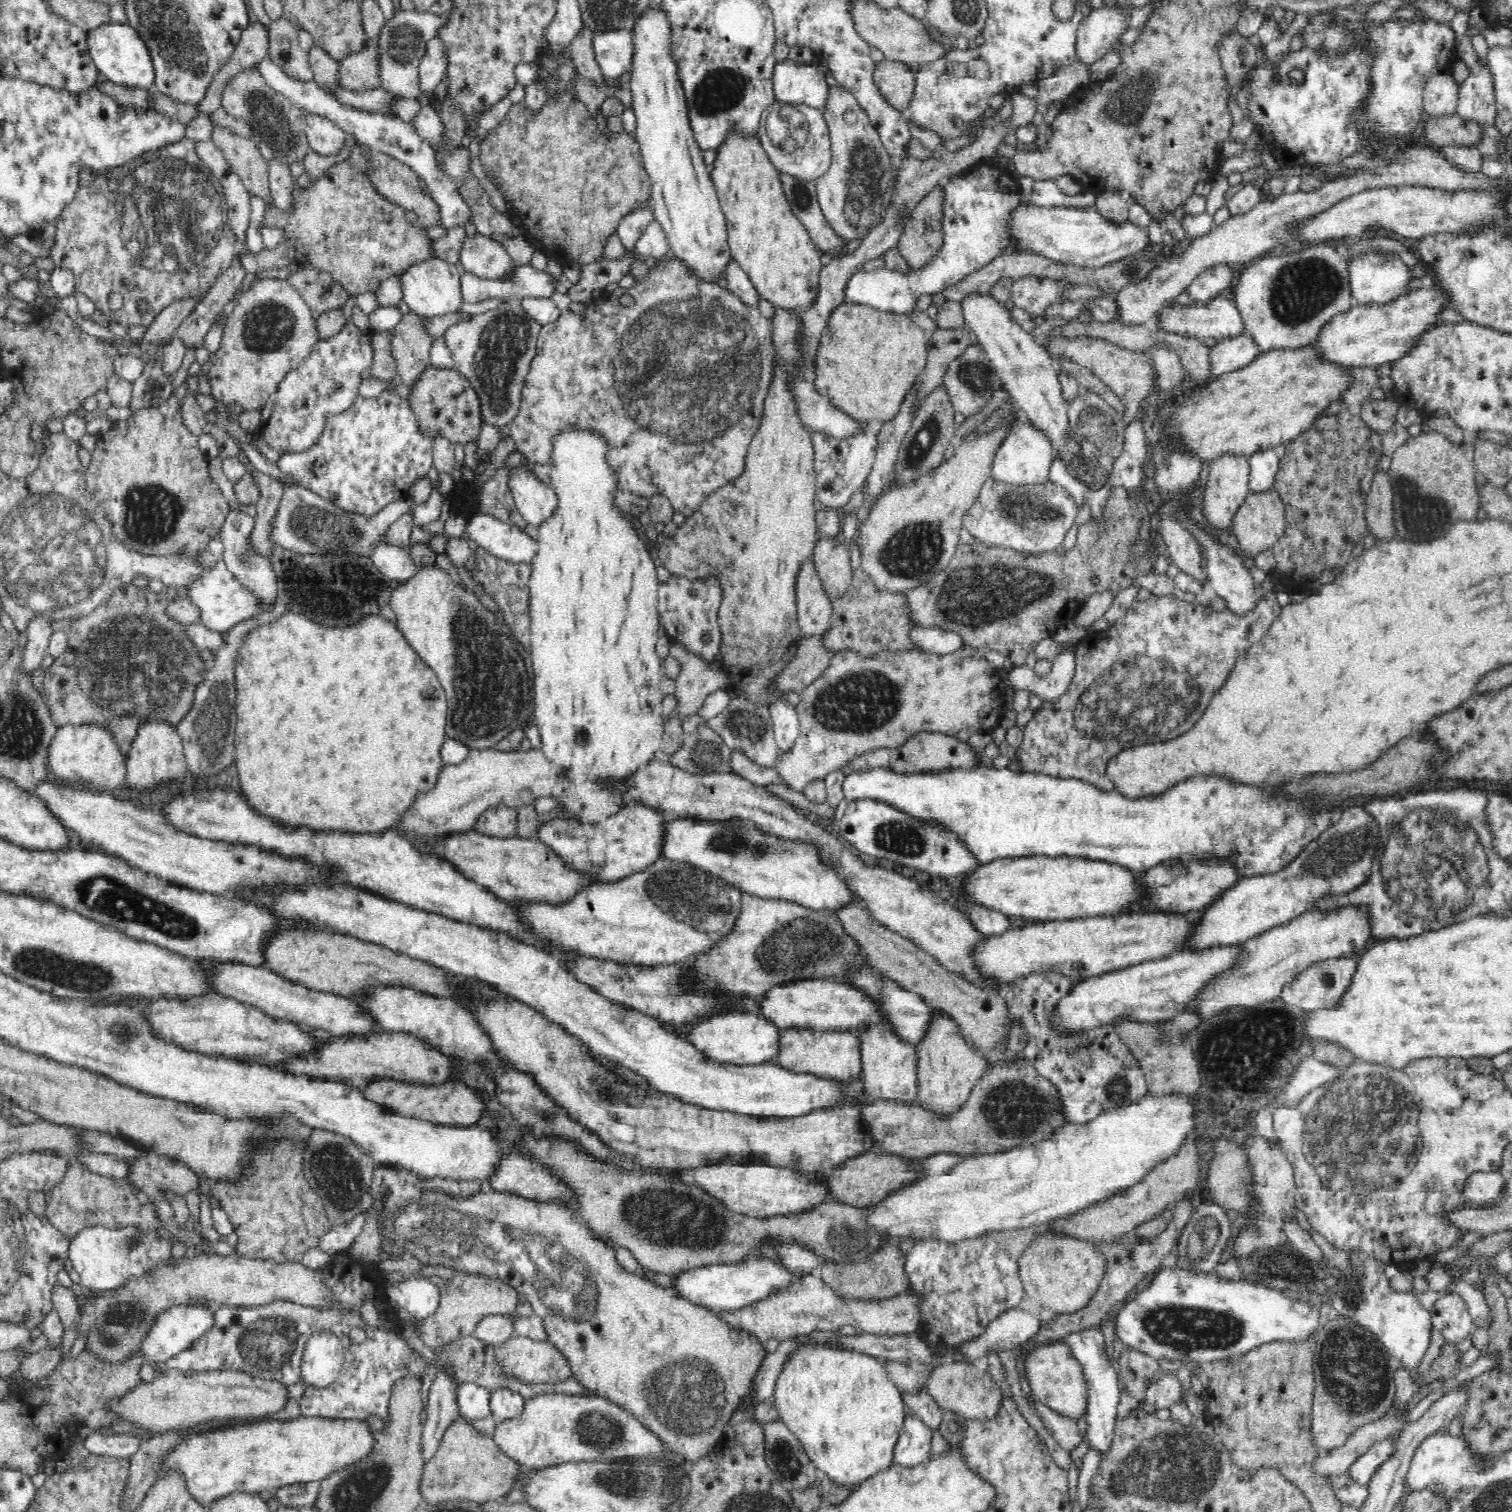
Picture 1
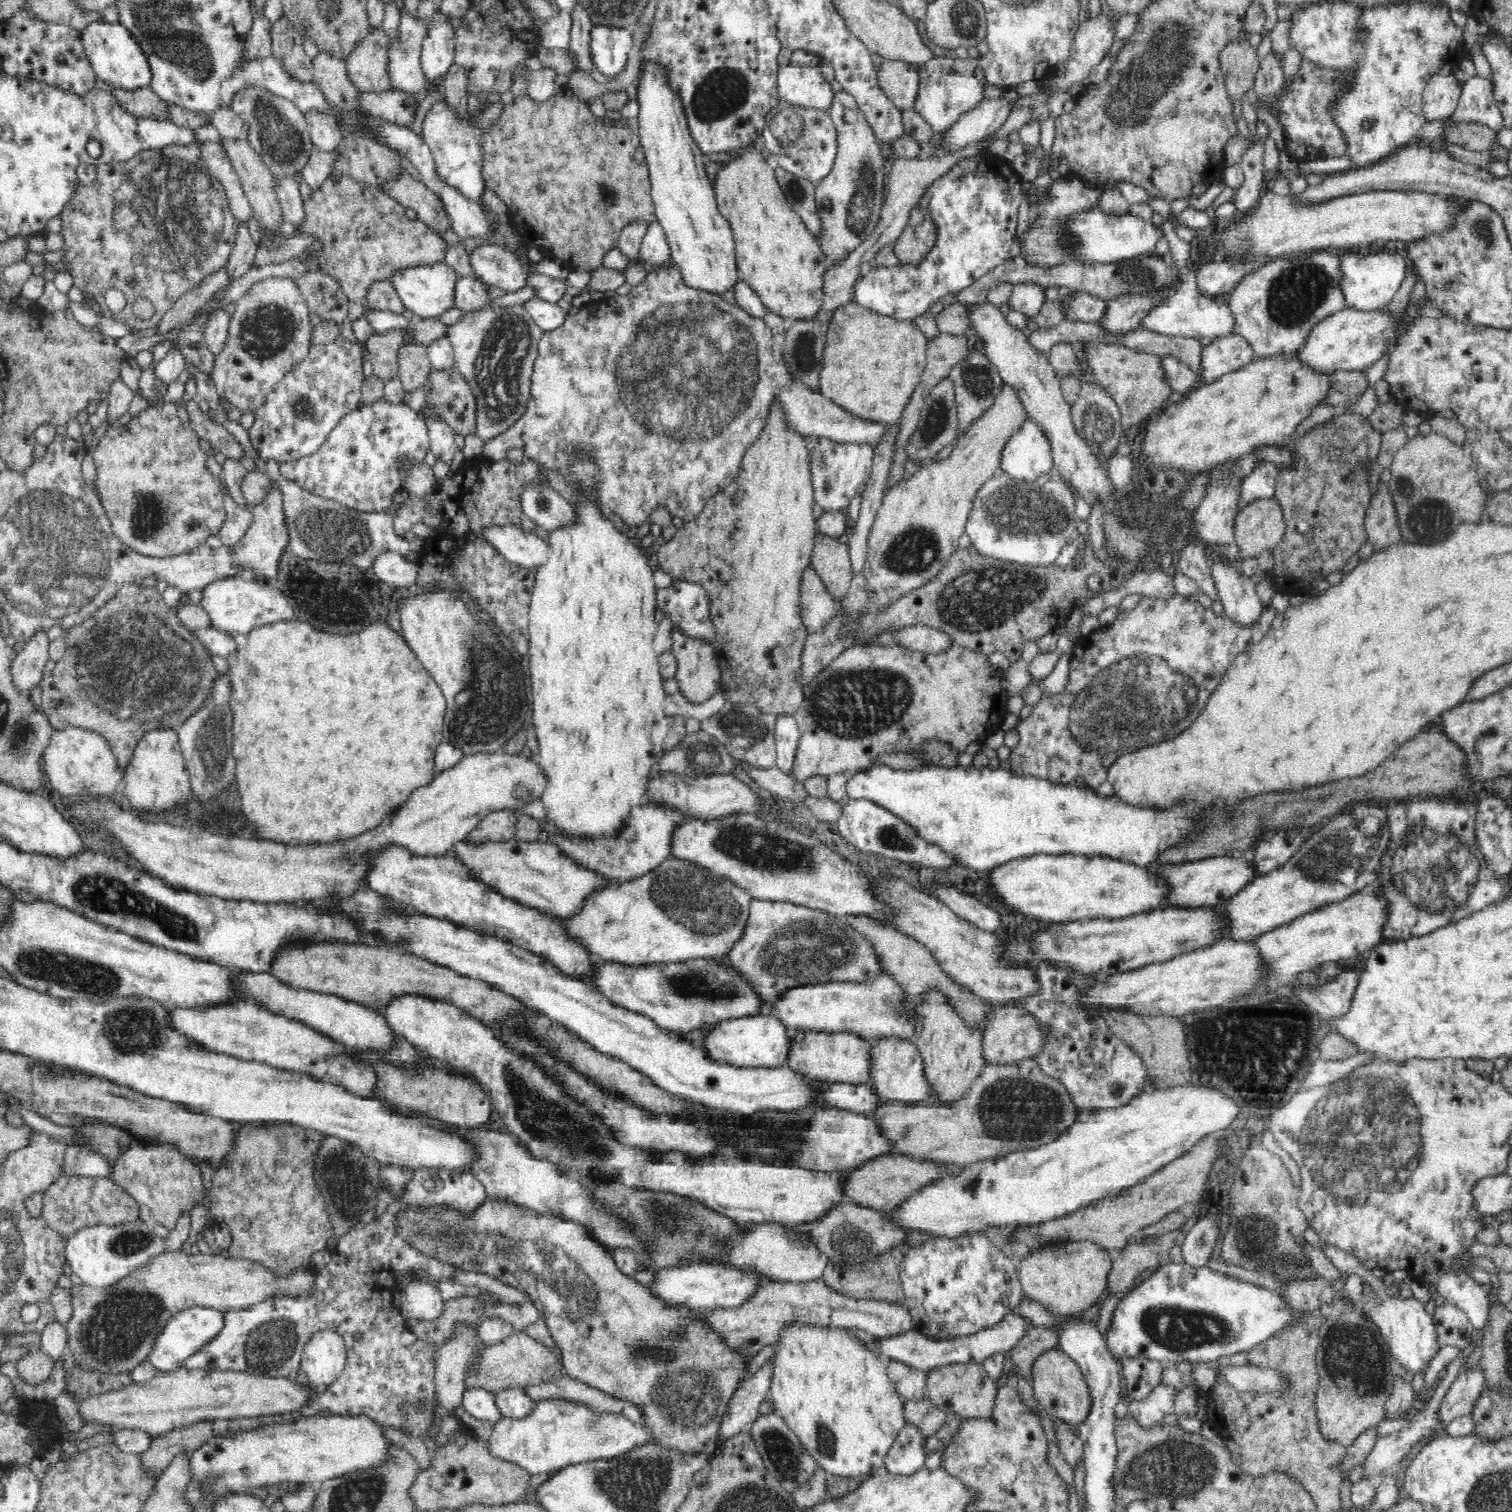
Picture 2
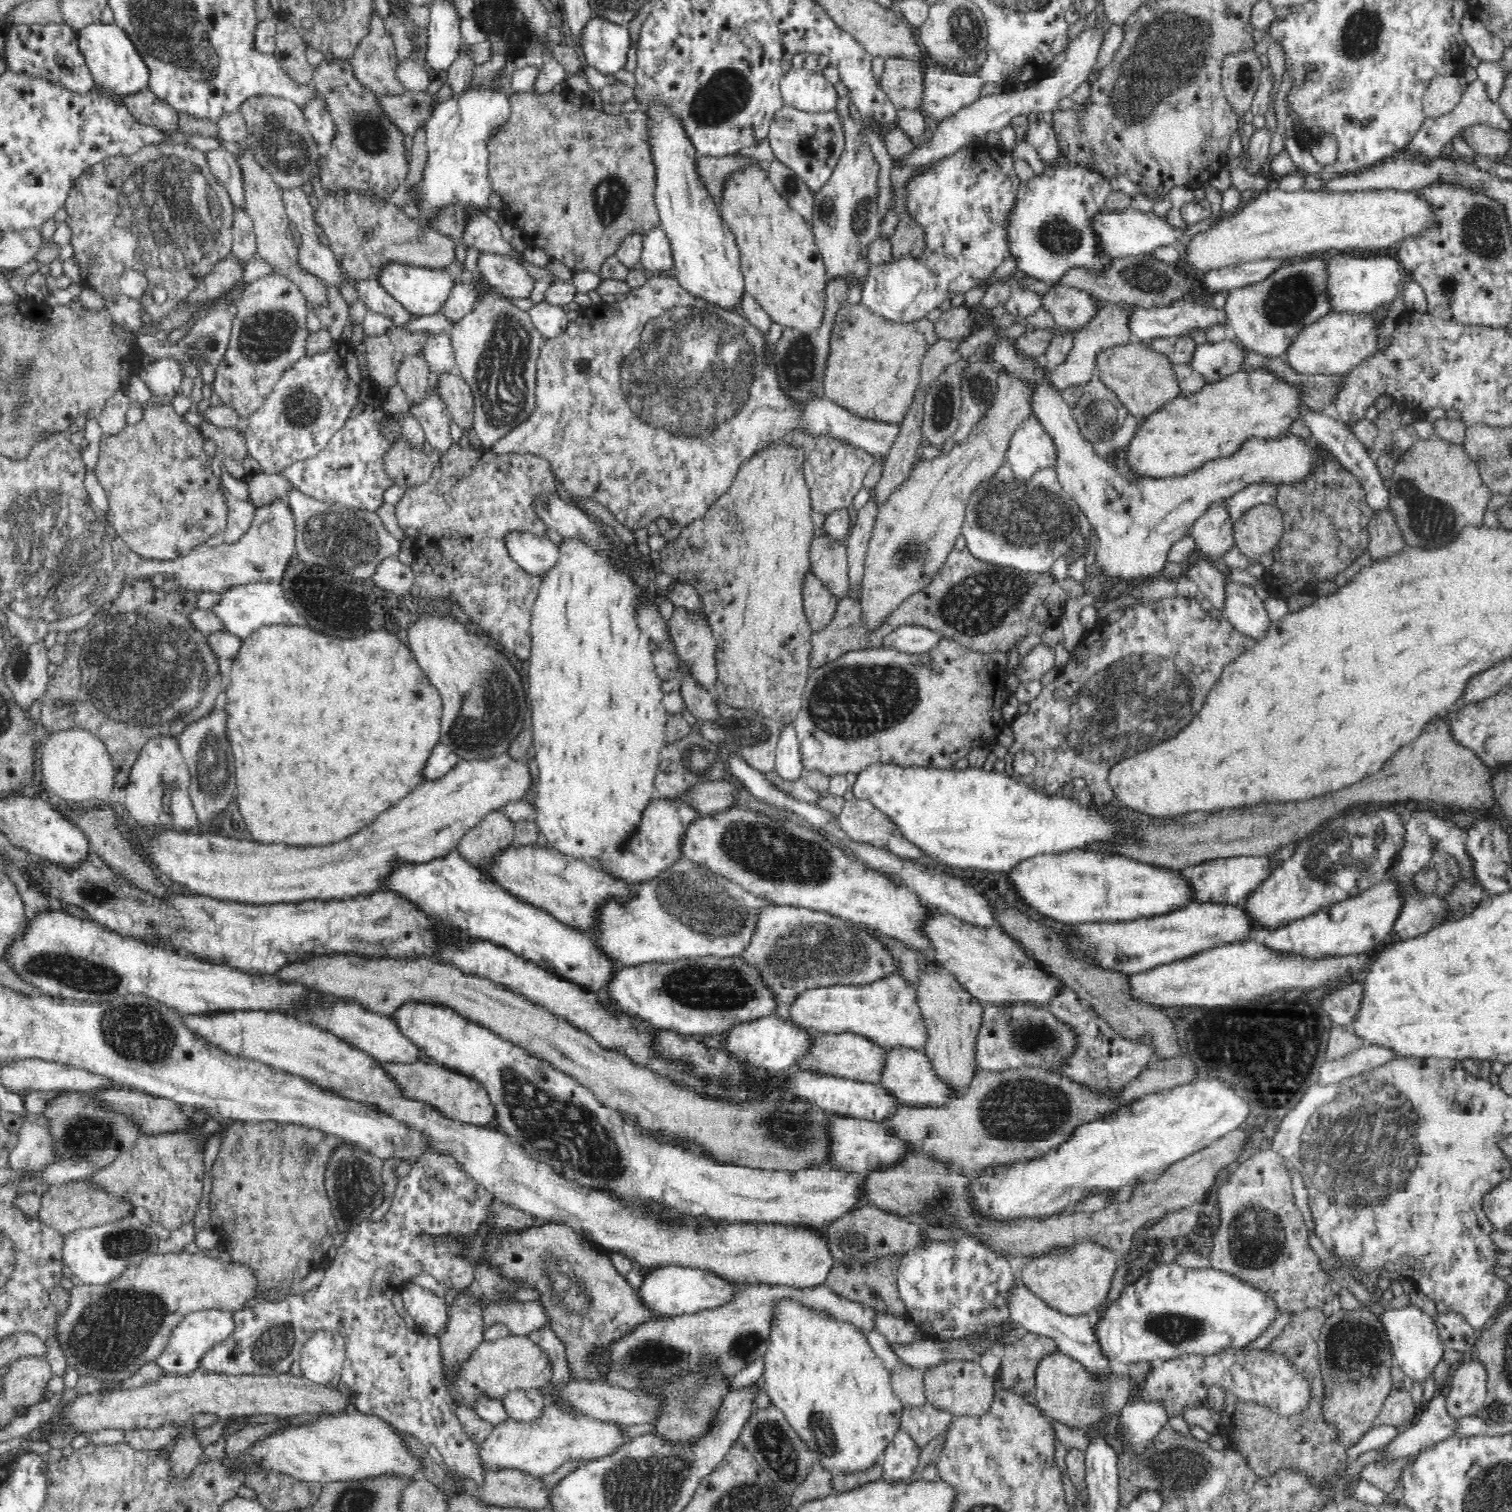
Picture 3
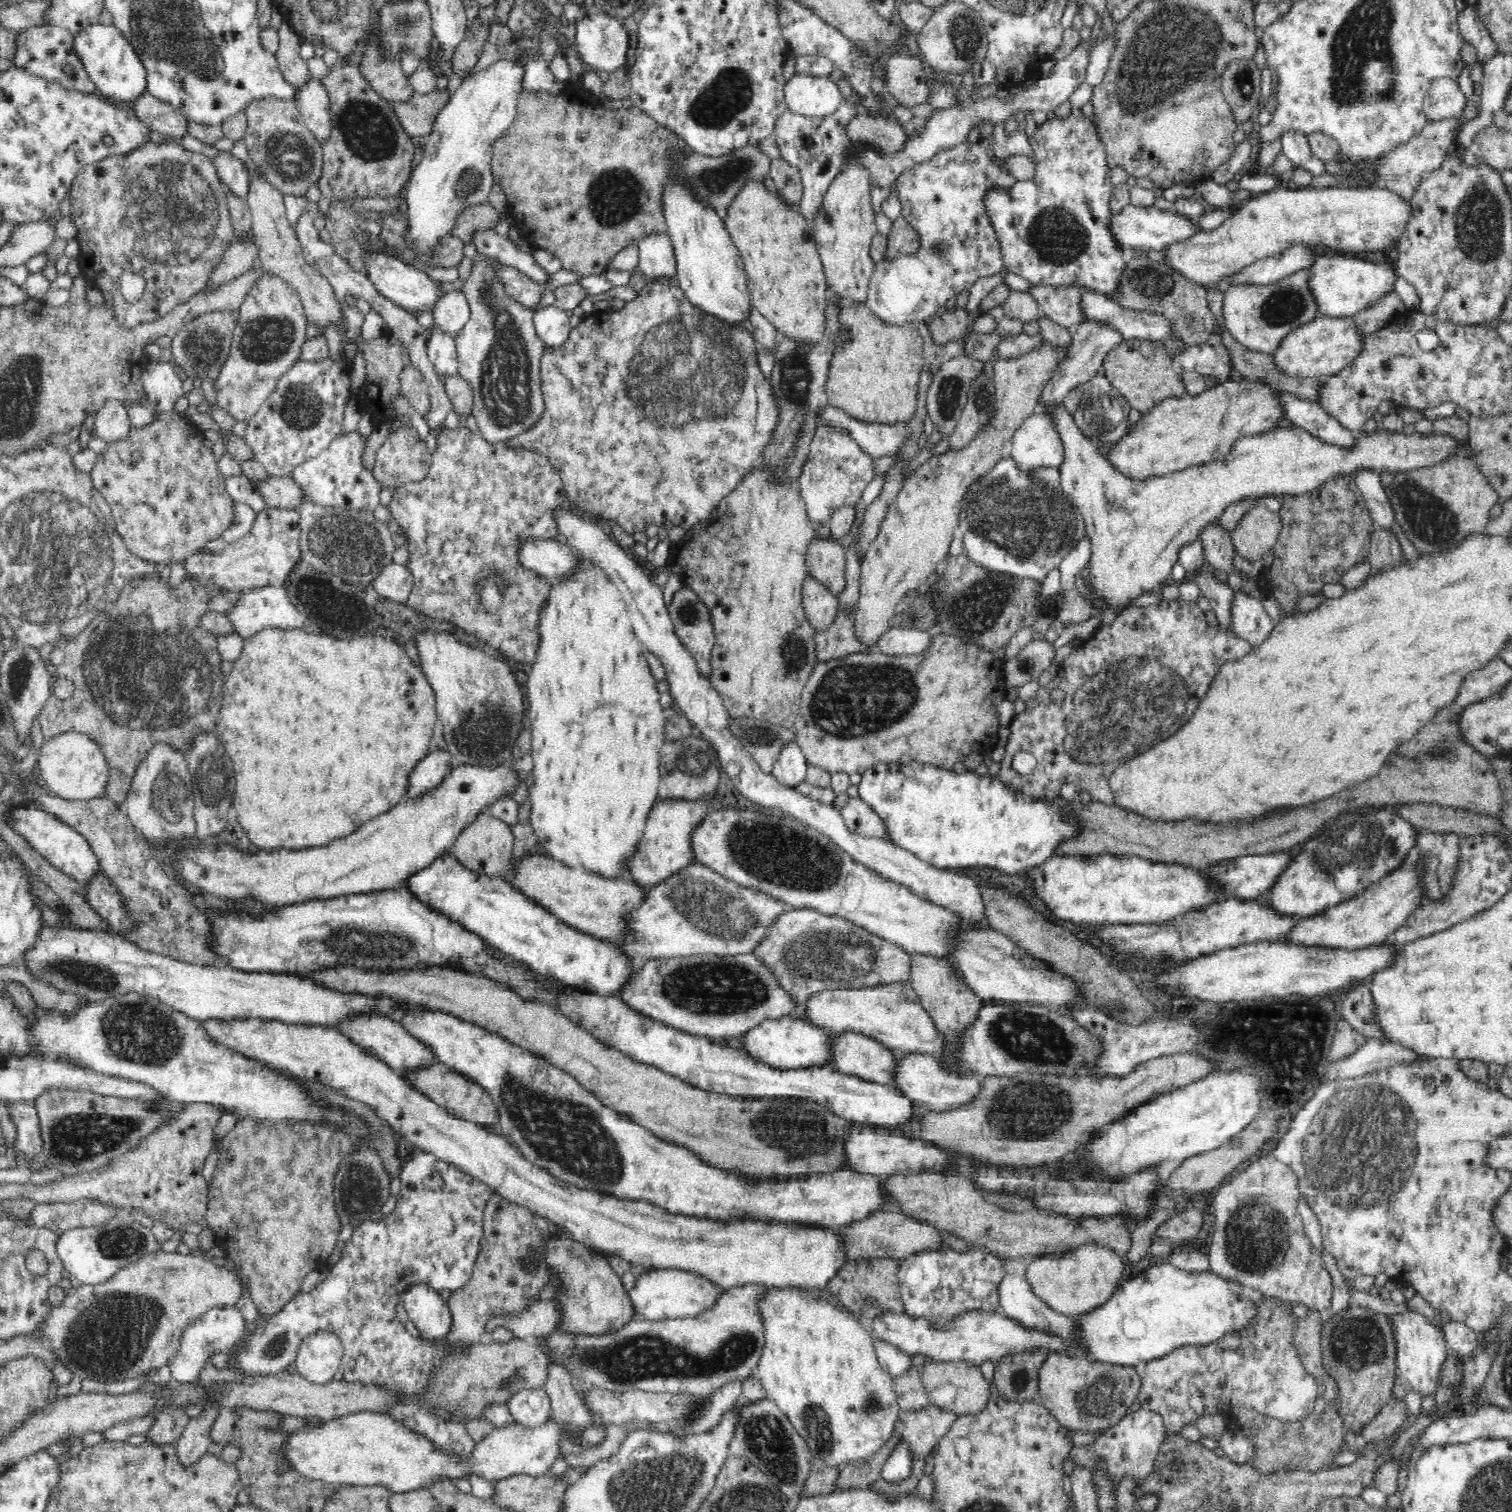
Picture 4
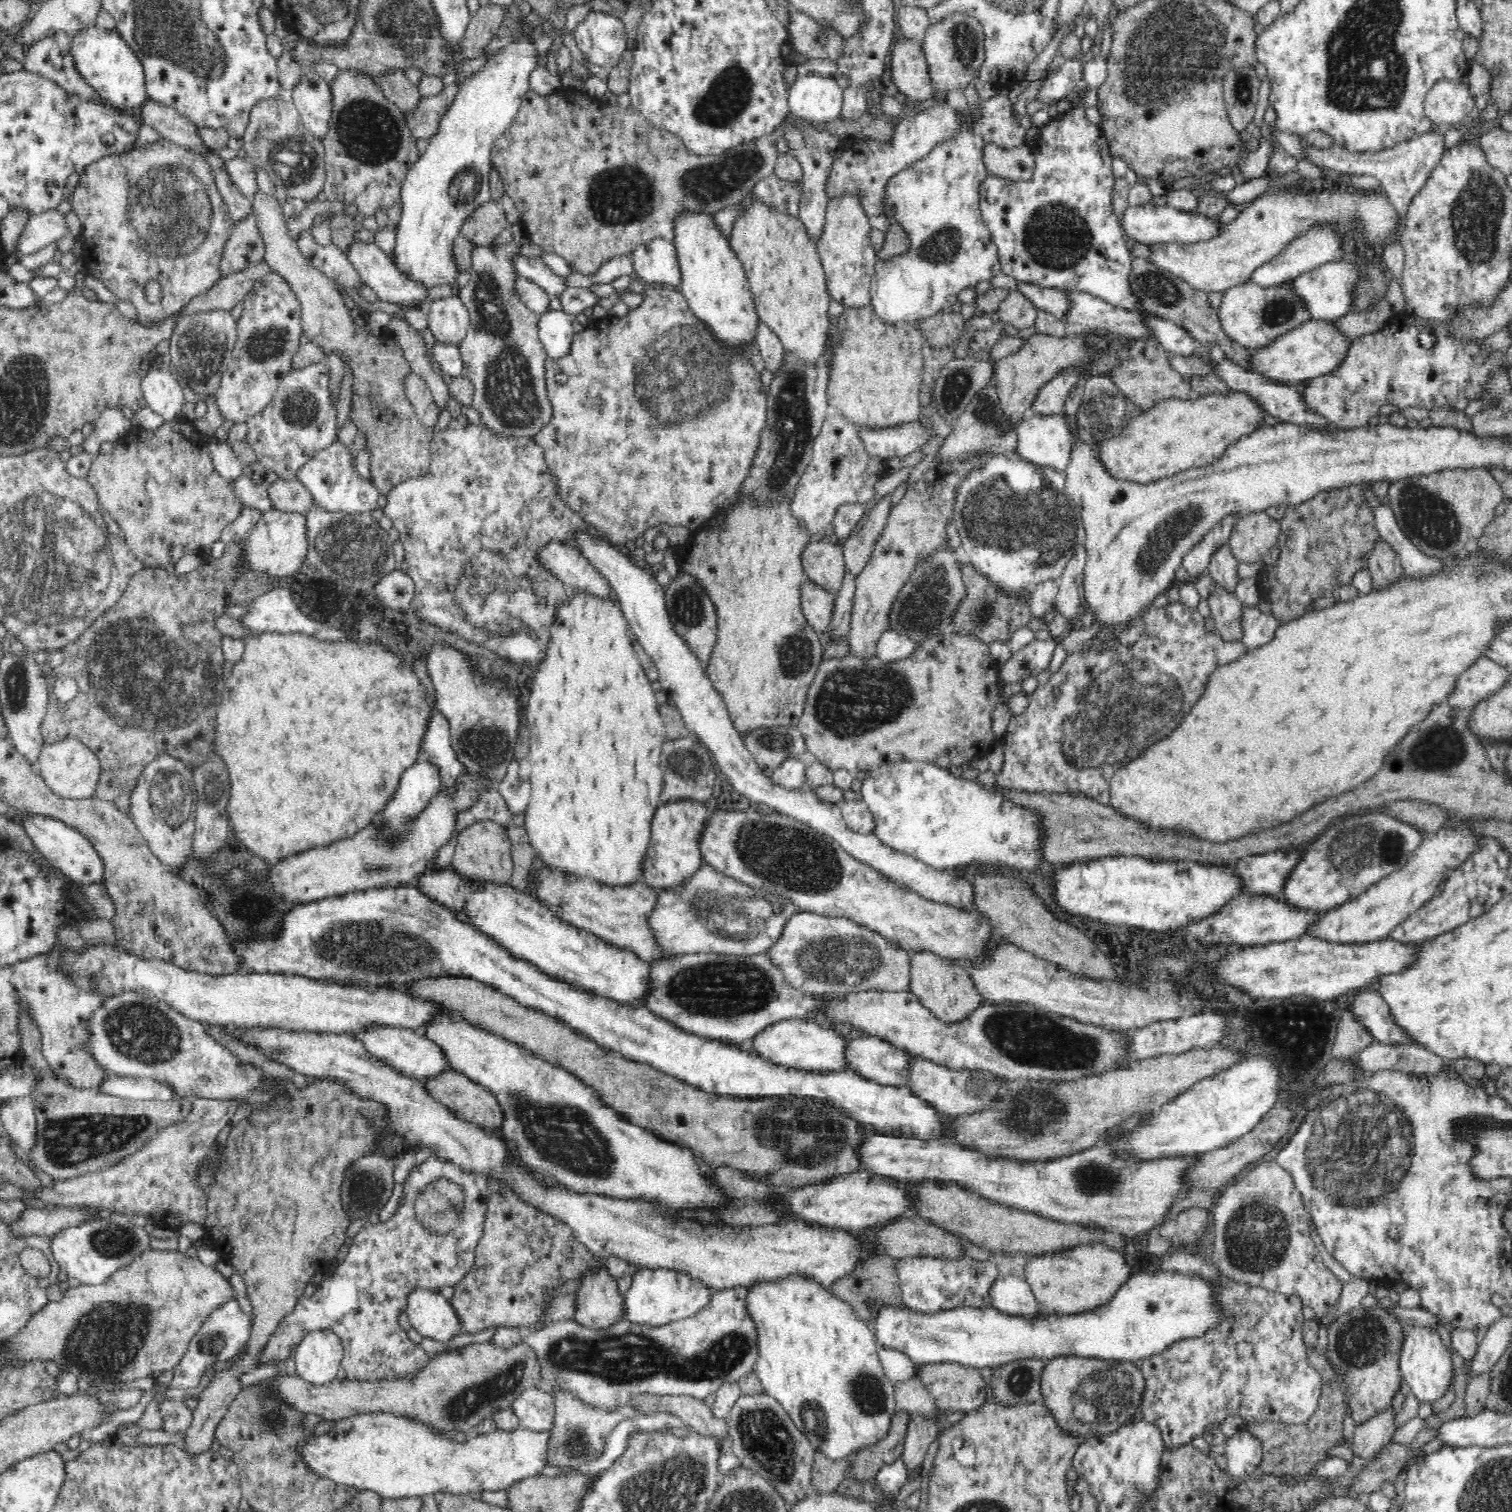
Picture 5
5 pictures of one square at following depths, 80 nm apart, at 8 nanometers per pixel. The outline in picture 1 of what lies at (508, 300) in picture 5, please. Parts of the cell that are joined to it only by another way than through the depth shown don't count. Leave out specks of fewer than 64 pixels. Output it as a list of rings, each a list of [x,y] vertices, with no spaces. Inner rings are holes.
[[[509,308],[503,314],[493,312],[479,314],[475,321],[450,326],[444,332],[444,341],[451,350],[456,368],[470,381],[481,398],[482,420],[486,419],[503,429],[520,410],[520,394],[529,364],[536,352],[536,340],[541,325],[530,316],[514,314]]]

